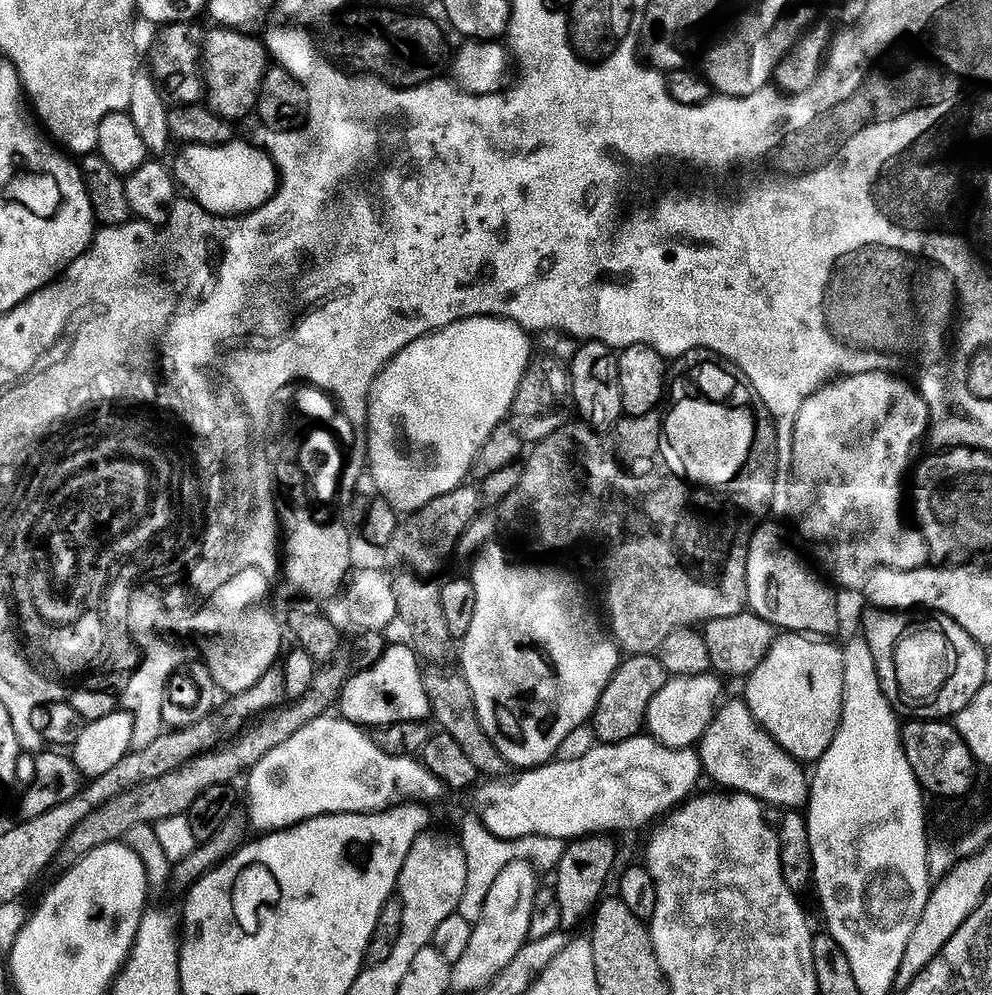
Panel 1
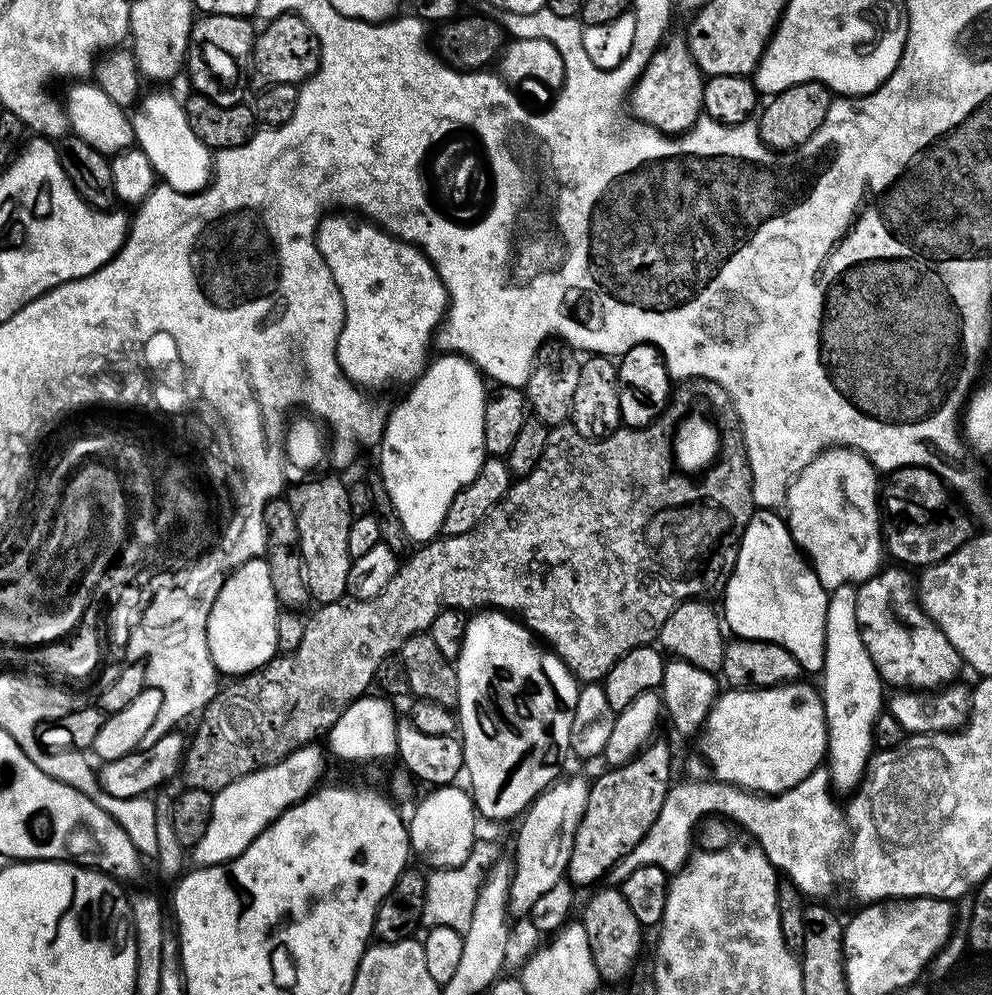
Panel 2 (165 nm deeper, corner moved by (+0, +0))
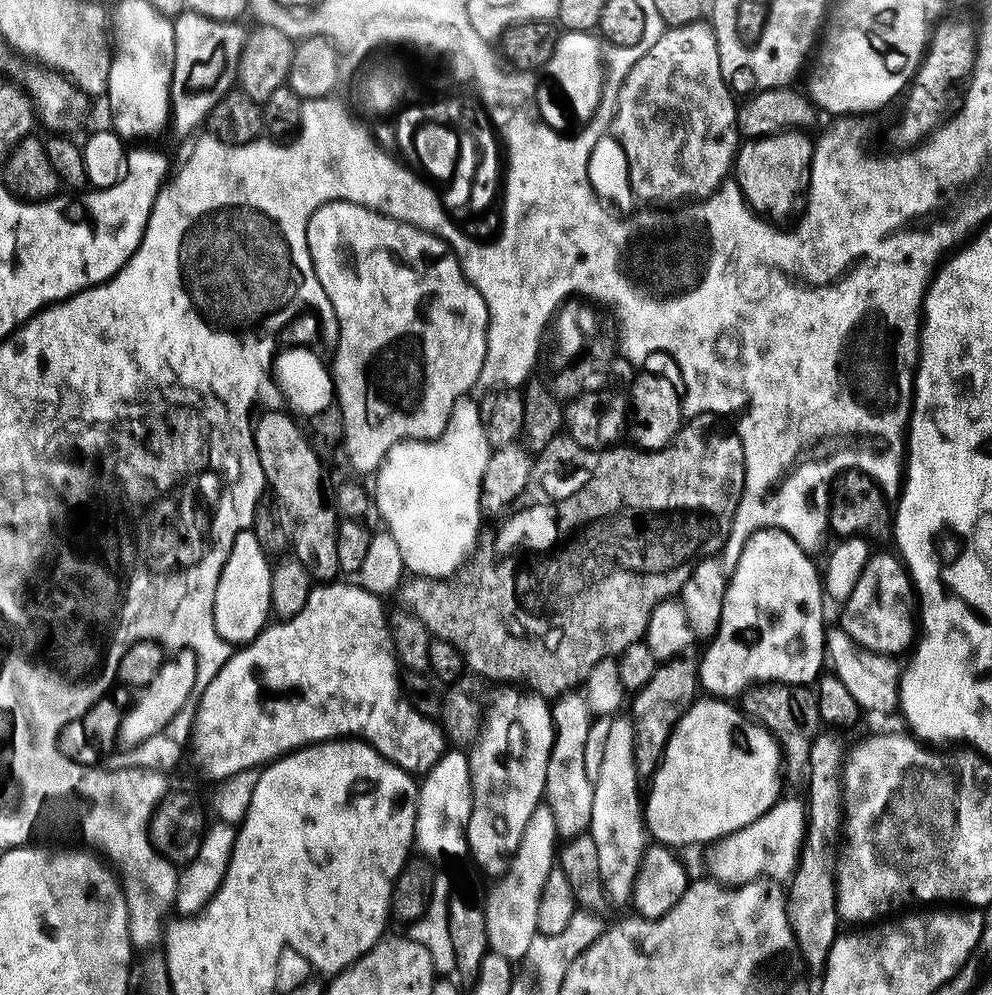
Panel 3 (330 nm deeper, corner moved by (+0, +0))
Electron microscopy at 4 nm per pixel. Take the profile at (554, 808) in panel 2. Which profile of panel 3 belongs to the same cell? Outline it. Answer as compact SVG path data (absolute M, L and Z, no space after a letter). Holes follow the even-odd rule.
M573 690L551 705L552 724L556 728L550 758L546 762L543 799L554 814L557 837L583 836L588 832L590 810L594 807L594 781L586 774L586 738L590 735L593 714L583 691Z

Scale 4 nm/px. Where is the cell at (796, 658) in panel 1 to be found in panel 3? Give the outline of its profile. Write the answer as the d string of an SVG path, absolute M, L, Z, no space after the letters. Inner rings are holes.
M697 699L696 703L689 706L686 710L686 714L682 714L682 718L674 726L674 730L670 734L670 742L664 751L664 757L660 759L660 764L650 777L650 783L652 783L652 785L646 788L646 803L643 805L644 823L646 825L647 835L657 844L663 844L673 850L680 850L683 844L701 844L701 846L706 846L721 838L731 837L733 834L736 834L739 828L740 831L747 829L748 825L753 824L763 812L770 811L772 805L776 803L778 797L781 795L780 768L782 772L780 744L768 729L755 722L746 722L743 711L741 711L735 703L729 702L727 699Z

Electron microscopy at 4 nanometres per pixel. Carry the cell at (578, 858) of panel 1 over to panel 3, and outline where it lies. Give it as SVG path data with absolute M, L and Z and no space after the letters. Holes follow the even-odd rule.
M677 658L657 663L654 678L650 678L650 682L646 682L646 686L642 686L640 691L631 697L630 719L634 726L634 762L636 775L640 778L651 777L656 771L660 759L664 757L674 726L682 718L682 714L686 714L689 706L695 704L698 699L698 693L701 691L698 664L695 659L688 659Z

